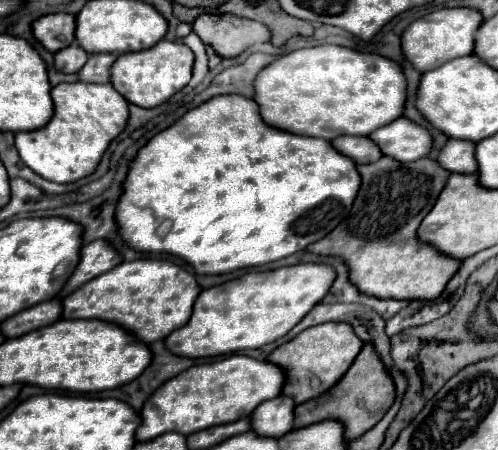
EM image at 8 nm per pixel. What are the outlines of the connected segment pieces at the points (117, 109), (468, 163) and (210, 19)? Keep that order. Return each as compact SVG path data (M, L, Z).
M64 82L52 88L54 98L54 116L52 120L38 128L28 132L16 132L16 148L20 148L20 158L34 170L40 172L40 176L52 180L52 182L76 182L88 174L94 172L98 166L102 154L106 152L108 144L124 130L128 120L128 100L116 92L116 88L108 84L86 84L86 82Z
M448 140L436 162L448 170L448 172L456 172L456 174L474 174L476 172L476 160L474 160L474 144L464 144L464 140Z
M202 14L192 24L192 30L204 44L214 46L222 58L234 58L248 46L270 40L270 30L264 24L232 14Z

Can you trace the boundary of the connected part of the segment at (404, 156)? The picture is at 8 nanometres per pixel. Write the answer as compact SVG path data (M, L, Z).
M404 116L386 124L384 128L374 130L368 138L380 148L384 156L390 156L398 162L412 162L424 158L432 148L430 132Z

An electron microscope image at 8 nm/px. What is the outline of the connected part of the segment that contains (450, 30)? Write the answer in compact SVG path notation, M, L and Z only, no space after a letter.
M442 8L414 20L400 36L404 58L418 70L430 72L448 60L468 56L474 50L474 32L482 24L482 16L472 8Z

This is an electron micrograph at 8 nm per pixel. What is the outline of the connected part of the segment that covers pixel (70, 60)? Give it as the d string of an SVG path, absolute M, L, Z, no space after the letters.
M70 44L68 48L62 48L54 56L54 66L60 72L78 72L88 60L88 52L80 44Z

